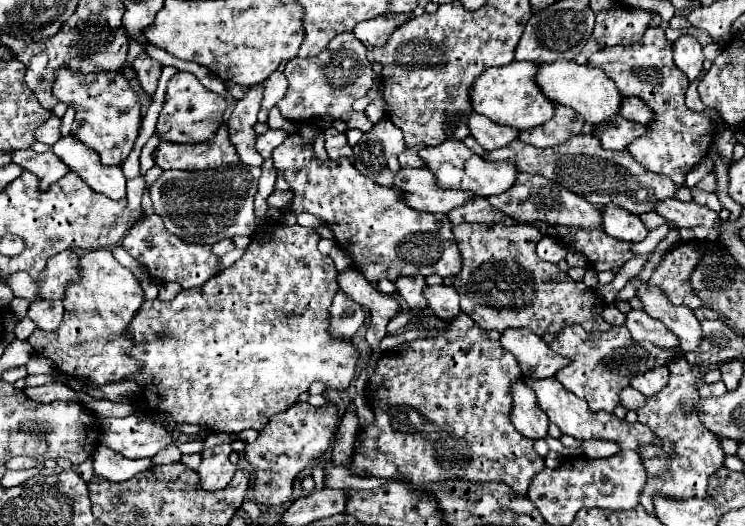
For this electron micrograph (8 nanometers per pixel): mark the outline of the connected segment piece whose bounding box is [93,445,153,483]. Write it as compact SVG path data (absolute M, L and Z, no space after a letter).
M99 445L95 449L95 455L93 455L93 469L95 469L95 475L107 479L107 481L113 481L113 483L121 483L121 481L127 481L131 477L135 477L137 473L149 469L153 463L151 459L125 459L125 457L119 457L119 453L115 453L113 449L107 449L105 445Z

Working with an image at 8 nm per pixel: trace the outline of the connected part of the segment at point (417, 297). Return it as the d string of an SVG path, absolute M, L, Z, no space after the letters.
M415 275L415 277L399 277L399 281L395 281L395 287L397 287L397 293L409 305L409 313L413 317L419 317L419 315L425 313L425 309L427 309L427 301L423 297L425 277L421 277L421 275Z

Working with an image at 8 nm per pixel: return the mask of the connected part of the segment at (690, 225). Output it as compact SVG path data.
M675 197L671 199L663 199L655 205L655 213L665 217L665 221L673 227L687 227L687 229L693 229L695 233L695 239L703 241L707 239L707 233L711 231L711 227L717 223L717 213L703 207L703 205L697 205L695 201L689 201L689 203L683 203Z

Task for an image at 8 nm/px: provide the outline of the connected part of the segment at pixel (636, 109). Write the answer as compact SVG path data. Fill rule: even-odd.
M623 97L623 105L619 107L619 115L629 121L641 123L641 125L647 125L653 119L651 109L639 97Z

